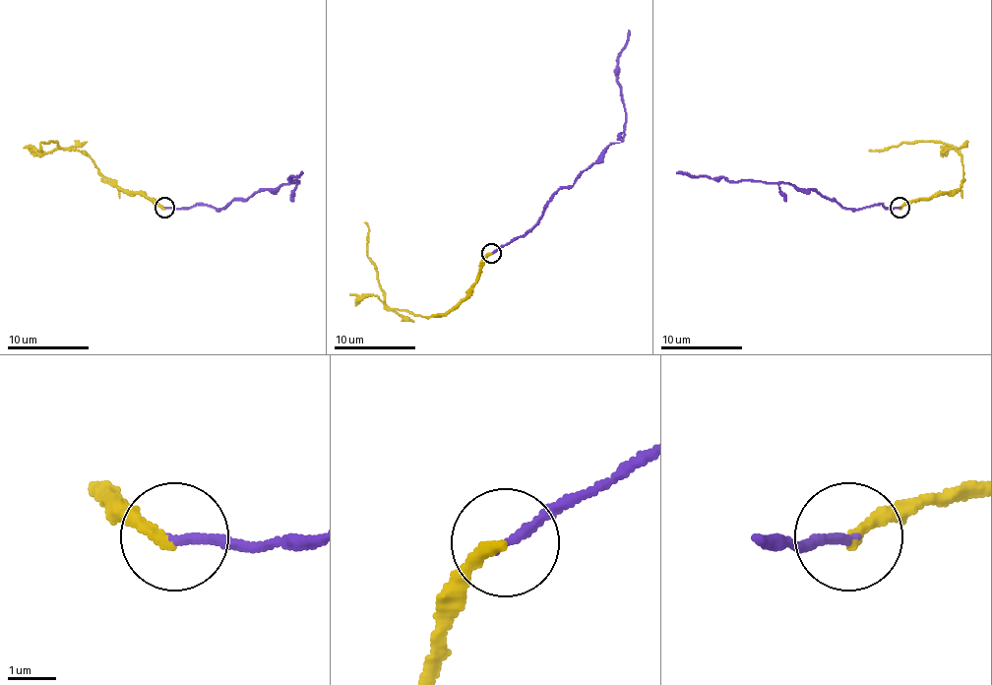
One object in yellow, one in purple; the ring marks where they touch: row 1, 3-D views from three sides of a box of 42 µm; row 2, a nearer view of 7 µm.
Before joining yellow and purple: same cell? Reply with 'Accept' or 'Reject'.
Reject

